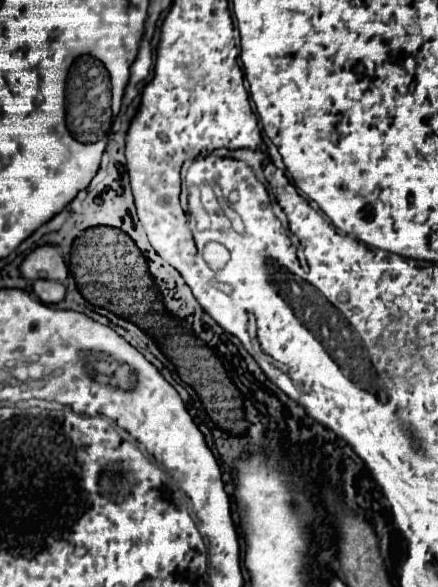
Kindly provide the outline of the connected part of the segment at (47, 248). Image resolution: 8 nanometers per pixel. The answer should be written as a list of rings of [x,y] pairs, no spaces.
[[[44,244],[24,258],[24,262],[20,264],[20,274],[30,282],[40,278],[64,282],[68,278],[68,266],[56,246]]]

